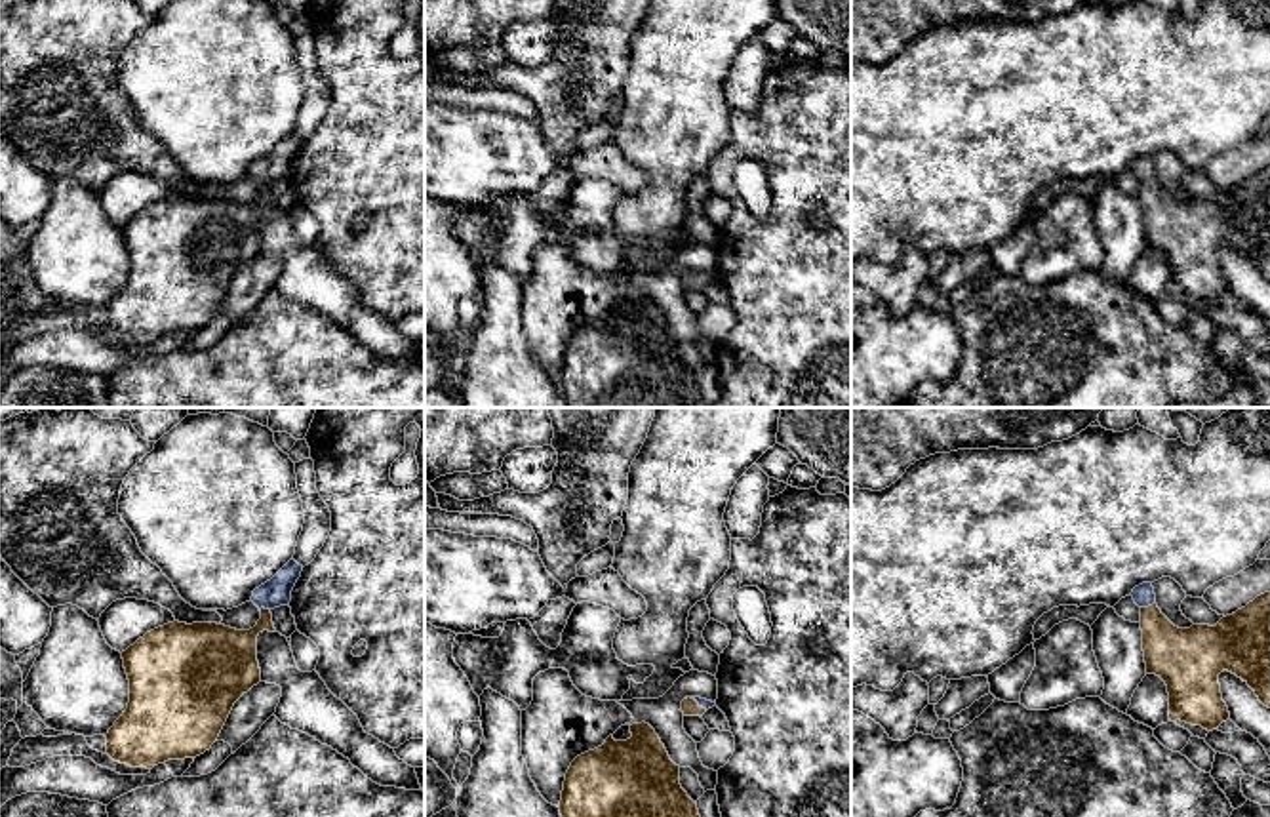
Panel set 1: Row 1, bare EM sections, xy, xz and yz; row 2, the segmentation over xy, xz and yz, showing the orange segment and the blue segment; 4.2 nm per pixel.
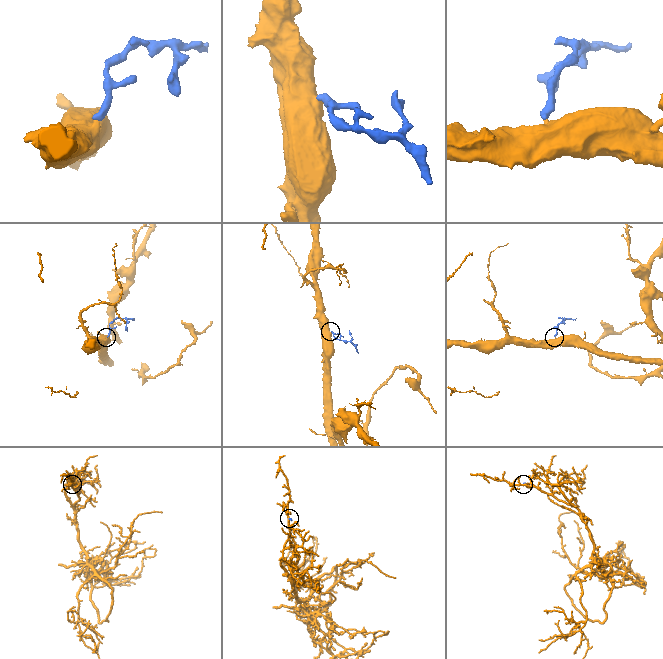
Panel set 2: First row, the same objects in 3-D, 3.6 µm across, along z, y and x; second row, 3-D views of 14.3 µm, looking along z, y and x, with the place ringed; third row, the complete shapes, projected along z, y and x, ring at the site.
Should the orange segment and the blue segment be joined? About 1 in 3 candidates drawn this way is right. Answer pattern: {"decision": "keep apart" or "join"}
{"decision": "join"}

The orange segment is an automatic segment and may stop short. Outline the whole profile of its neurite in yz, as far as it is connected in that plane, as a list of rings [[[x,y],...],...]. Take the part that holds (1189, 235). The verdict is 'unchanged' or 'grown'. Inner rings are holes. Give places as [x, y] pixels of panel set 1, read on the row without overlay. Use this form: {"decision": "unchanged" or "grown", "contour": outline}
{"decision": "grown", "contour": [[[1142,156],[1131,166],[1141,181],[1142,225],[1146,248],[1160,249],[1169,267],[1169,293],[1217,303],[1230,293],[1222,274],[1219,248],[1228,244],[1241,251],[1270,282],[1270,166],[1257,169],[1245,181],[1222,190],[1215,200],[1175,200],[1158,181],[1152,156]]]}

